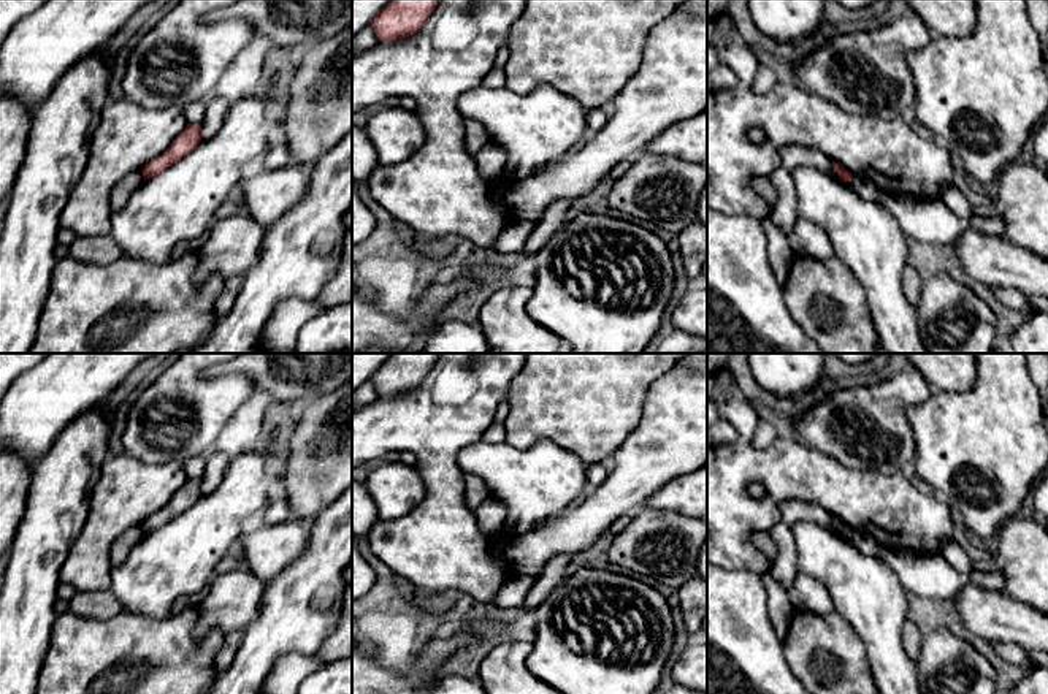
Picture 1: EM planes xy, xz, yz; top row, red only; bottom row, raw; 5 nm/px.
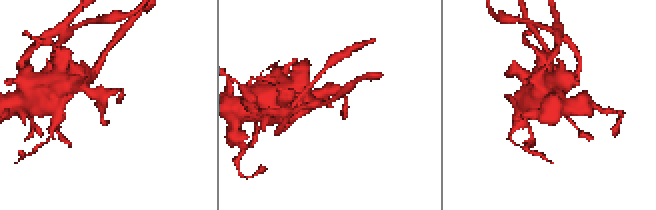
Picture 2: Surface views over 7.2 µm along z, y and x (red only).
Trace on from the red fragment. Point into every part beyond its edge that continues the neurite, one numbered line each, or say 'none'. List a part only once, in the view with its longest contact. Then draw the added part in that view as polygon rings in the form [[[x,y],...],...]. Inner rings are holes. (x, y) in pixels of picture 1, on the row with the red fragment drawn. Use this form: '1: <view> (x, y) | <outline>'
none

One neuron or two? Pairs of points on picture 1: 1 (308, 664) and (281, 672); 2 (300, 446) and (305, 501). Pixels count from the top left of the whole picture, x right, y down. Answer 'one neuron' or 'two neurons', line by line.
1: one neuron
2: one neuron

